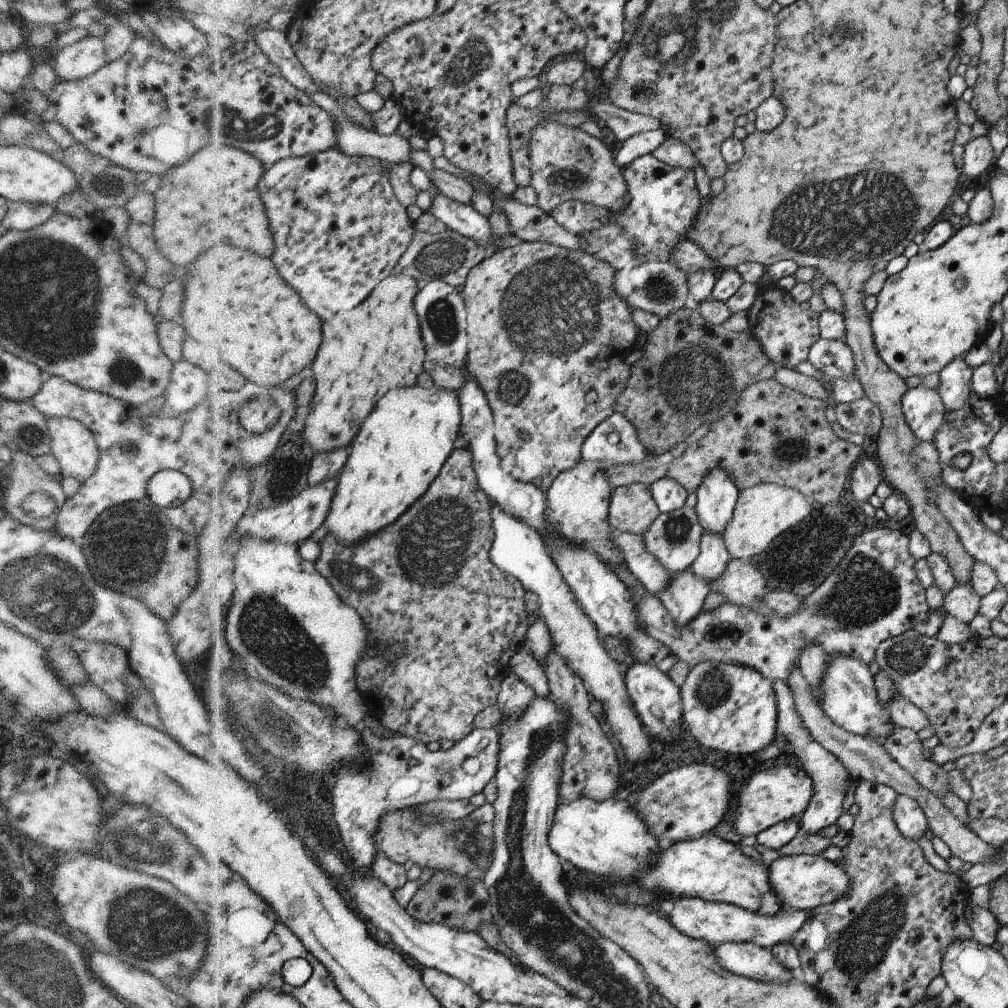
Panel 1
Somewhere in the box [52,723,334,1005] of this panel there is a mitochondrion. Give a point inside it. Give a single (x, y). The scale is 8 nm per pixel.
(145, 922)

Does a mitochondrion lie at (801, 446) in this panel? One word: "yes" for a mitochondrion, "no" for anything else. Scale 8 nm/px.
yes

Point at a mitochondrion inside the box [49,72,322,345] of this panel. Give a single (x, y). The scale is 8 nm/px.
(265, 129)

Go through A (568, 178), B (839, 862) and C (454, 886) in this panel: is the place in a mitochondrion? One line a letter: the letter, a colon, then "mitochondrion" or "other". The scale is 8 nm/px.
A: mitochondrion
B: other
C: other

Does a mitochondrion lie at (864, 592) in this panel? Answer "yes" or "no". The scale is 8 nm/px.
yes

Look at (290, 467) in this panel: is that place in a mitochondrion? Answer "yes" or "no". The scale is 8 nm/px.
no

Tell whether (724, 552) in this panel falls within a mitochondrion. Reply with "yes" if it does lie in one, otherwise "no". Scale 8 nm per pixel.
no

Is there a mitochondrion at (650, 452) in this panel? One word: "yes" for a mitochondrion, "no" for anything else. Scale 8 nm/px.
no

